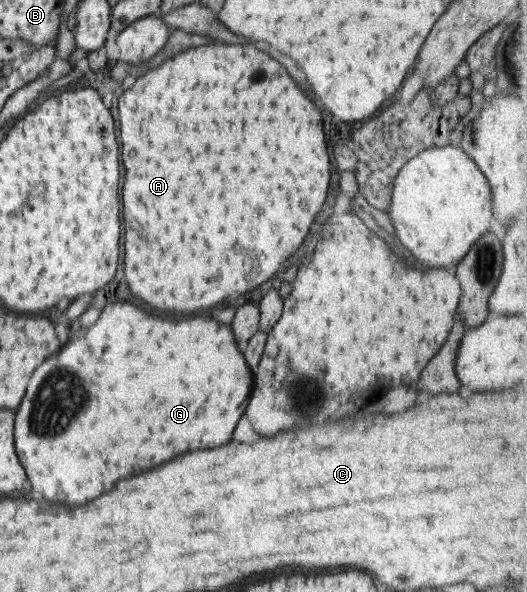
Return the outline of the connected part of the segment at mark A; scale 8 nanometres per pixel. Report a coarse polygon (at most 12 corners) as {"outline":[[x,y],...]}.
{"outline":[[250,45],[119,97],[124,275],[200,311],[322,211],[322,117]]}

